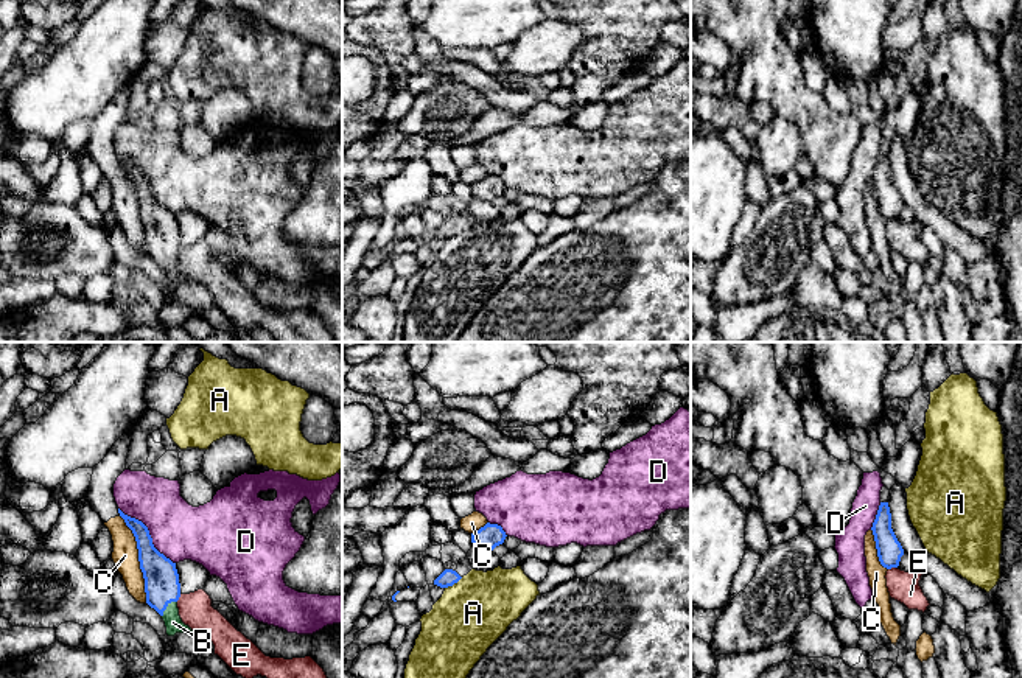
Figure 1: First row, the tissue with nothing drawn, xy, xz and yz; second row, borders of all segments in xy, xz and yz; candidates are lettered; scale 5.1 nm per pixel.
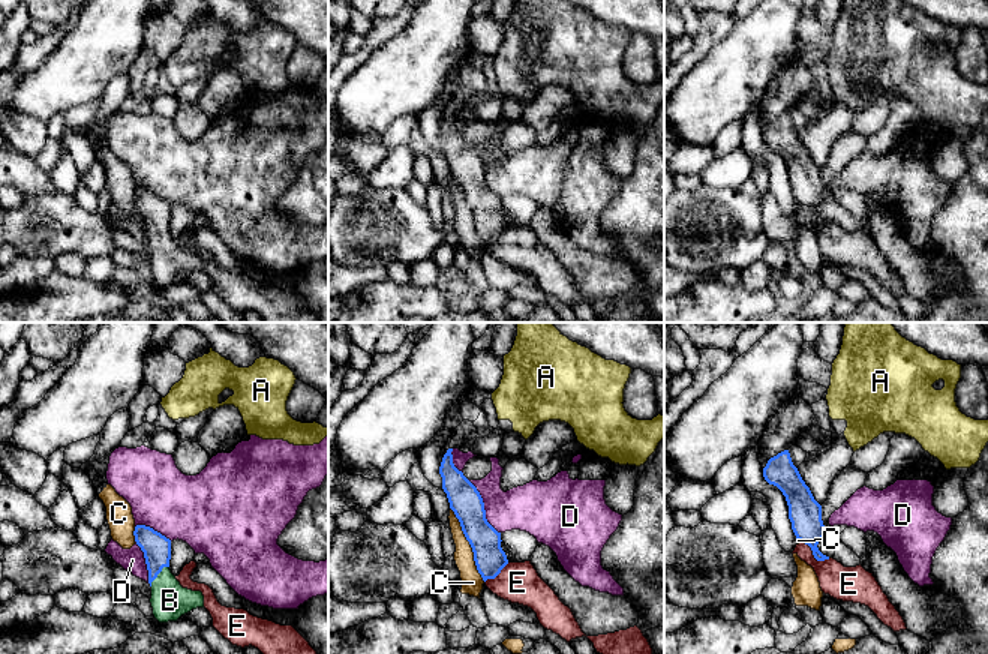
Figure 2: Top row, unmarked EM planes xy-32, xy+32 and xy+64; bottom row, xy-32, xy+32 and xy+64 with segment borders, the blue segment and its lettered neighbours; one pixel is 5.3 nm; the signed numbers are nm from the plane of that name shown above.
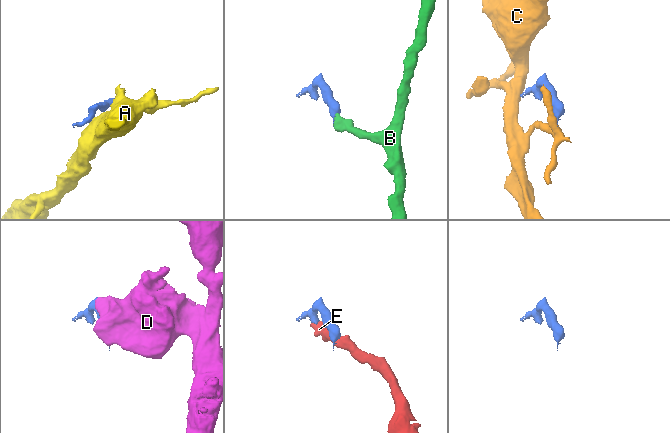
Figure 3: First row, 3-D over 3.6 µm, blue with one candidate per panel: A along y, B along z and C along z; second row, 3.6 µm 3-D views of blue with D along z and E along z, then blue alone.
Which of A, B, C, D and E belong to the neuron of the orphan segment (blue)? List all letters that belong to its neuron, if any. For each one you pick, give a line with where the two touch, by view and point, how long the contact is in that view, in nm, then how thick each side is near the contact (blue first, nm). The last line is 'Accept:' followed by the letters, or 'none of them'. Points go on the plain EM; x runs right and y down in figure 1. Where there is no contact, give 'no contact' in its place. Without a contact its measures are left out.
B: meets blue in xy at (167, 257); contact 120 nm long; 180 nm thick on the blue side, 90 nm on the other
Accept: B

